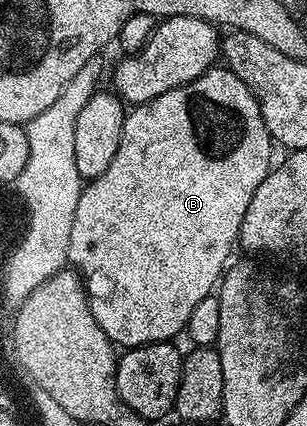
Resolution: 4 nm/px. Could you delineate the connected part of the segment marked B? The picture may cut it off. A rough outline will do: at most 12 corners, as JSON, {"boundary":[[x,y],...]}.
{"boundary":[[217,64],[125,113],[67,261],[120,348],[172,342],[274,165]]}

